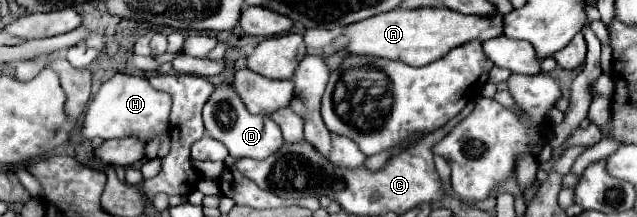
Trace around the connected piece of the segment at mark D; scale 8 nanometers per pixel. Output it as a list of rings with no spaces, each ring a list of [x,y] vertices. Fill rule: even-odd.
[[[219,86],[207,100],[203,108],[203,122],[205,130],[211,138],[219,140],[227,150],[229,156],[239,160],[239,158],[267,158],[269,154],[277,152],[283,144],[283,136],[279,126],[269,118],[269,116],[253,116],[247,112],[245,104],[239,100],[239,96],[233,92],[231,86]]]

